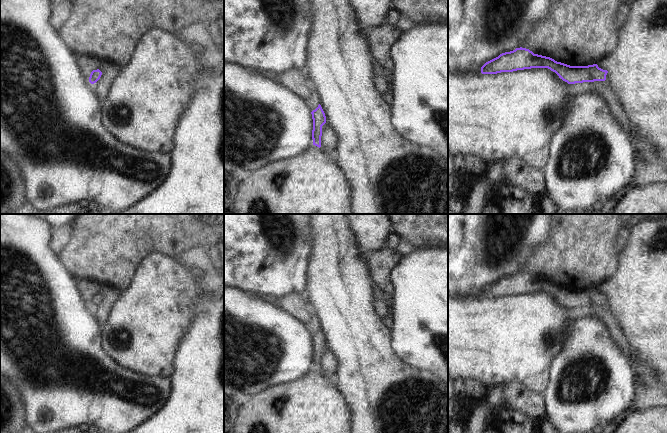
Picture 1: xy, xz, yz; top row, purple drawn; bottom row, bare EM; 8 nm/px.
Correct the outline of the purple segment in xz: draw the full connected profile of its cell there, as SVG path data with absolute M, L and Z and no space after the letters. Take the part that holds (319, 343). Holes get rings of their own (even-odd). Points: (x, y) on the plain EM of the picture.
M319 328L318 331L311 336L313 343L312 363L313 369L321 371L322 350L326 347L325 337Z

